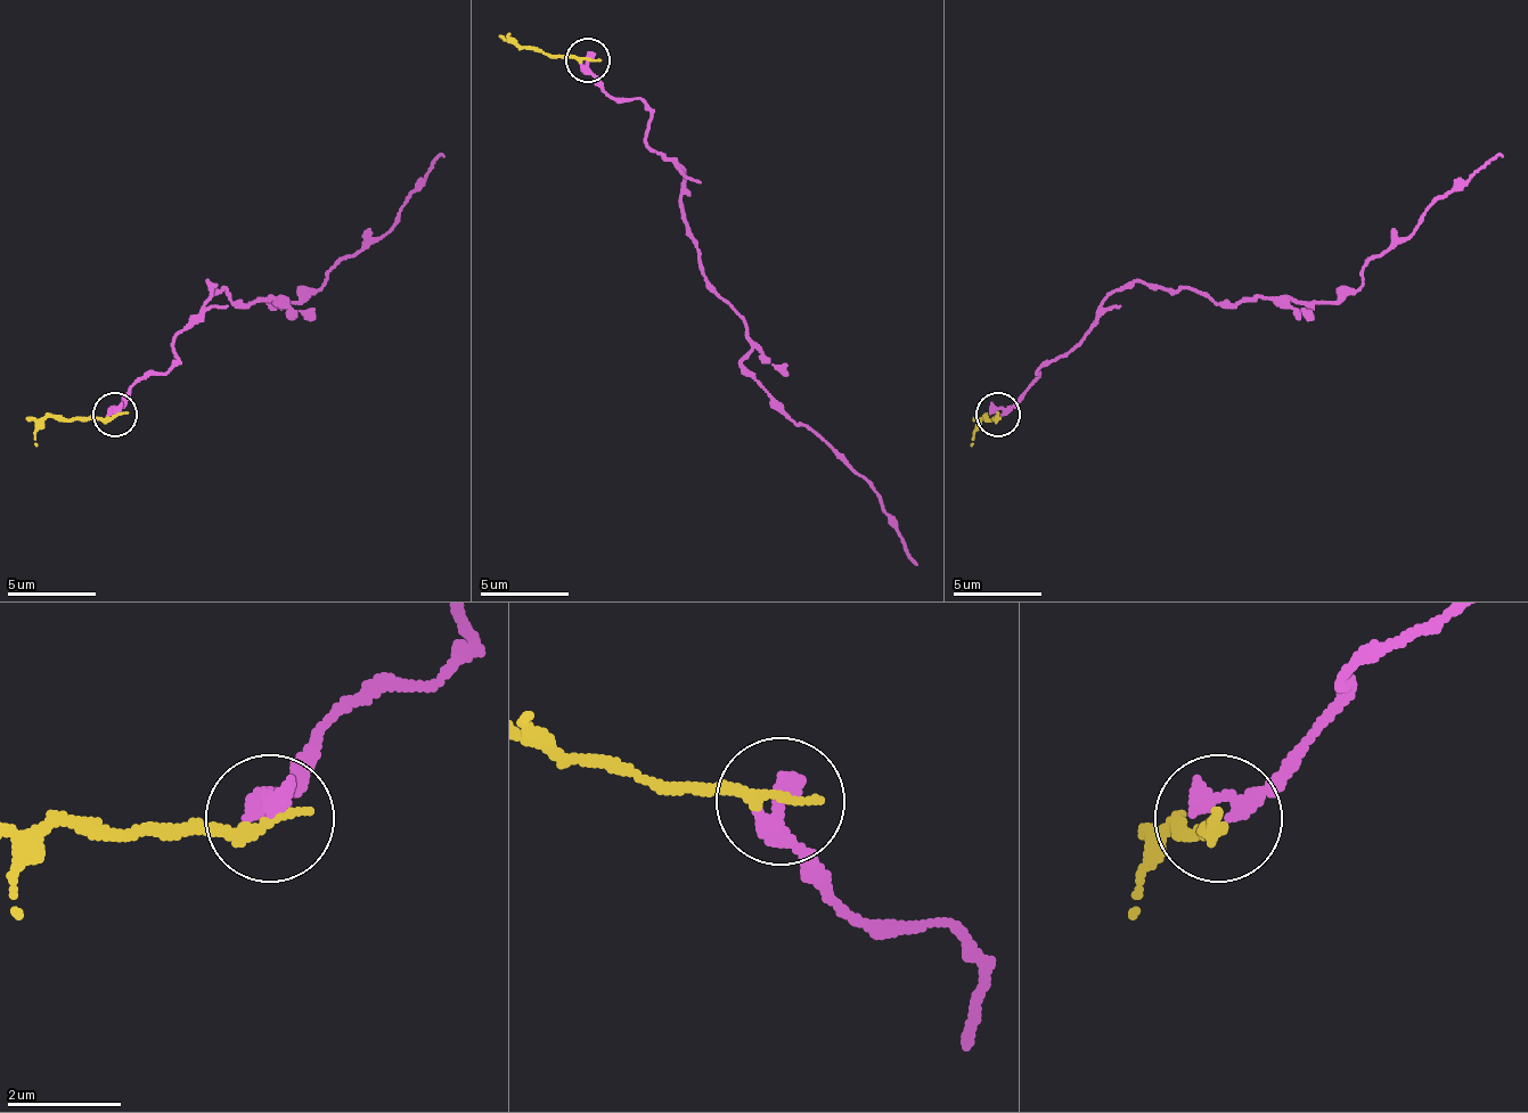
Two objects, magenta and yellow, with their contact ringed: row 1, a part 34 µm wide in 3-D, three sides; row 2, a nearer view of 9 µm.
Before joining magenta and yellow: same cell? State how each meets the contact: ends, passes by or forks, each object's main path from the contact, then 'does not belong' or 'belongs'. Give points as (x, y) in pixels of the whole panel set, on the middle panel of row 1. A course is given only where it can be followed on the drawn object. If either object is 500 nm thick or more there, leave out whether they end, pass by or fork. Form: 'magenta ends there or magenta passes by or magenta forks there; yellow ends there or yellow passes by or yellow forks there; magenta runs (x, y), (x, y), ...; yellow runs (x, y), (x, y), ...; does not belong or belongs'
magenta ends there; yellow ends there; magenta runs (587, 57), (685, 172), (697, 261), (742, 319), (742, 368), (875, 492), (915, 564); yellow runs (587, 62), (520, 48), (506, 34), (511, 34); does not belong

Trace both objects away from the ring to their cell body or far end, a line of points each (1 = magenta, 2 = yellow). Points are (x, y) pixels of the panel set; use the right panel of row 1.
1: (995, 414), (1084, 338), (1110, 294), (1137, 280), (1222, 302), (1341, 302), (1364, 267), (1502, 152)
2: (999, 414), (986, 418), (972, 436), (972, 444)

